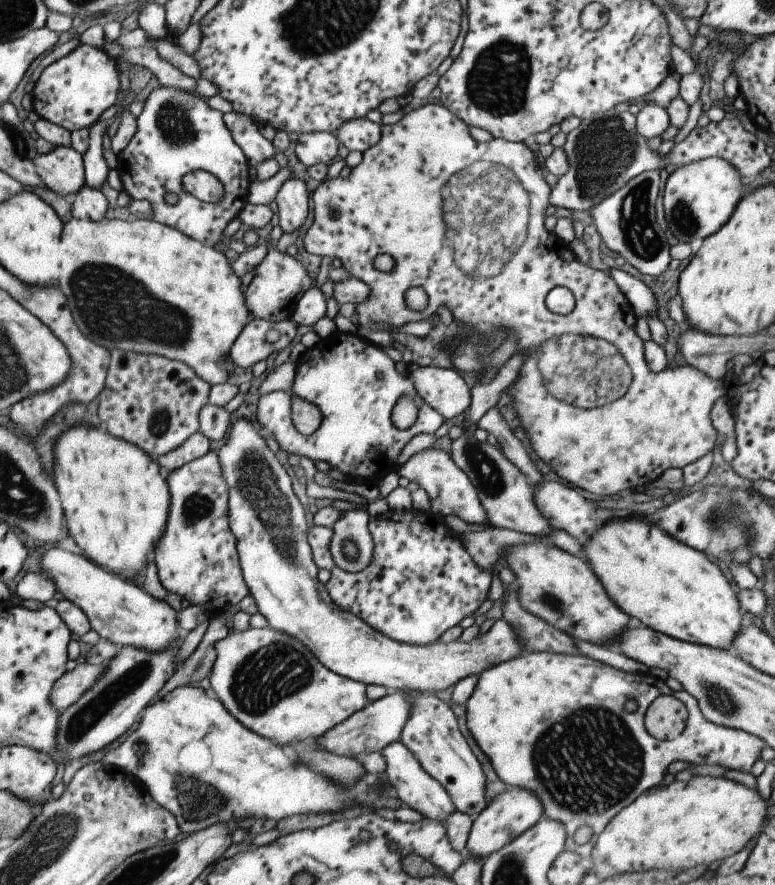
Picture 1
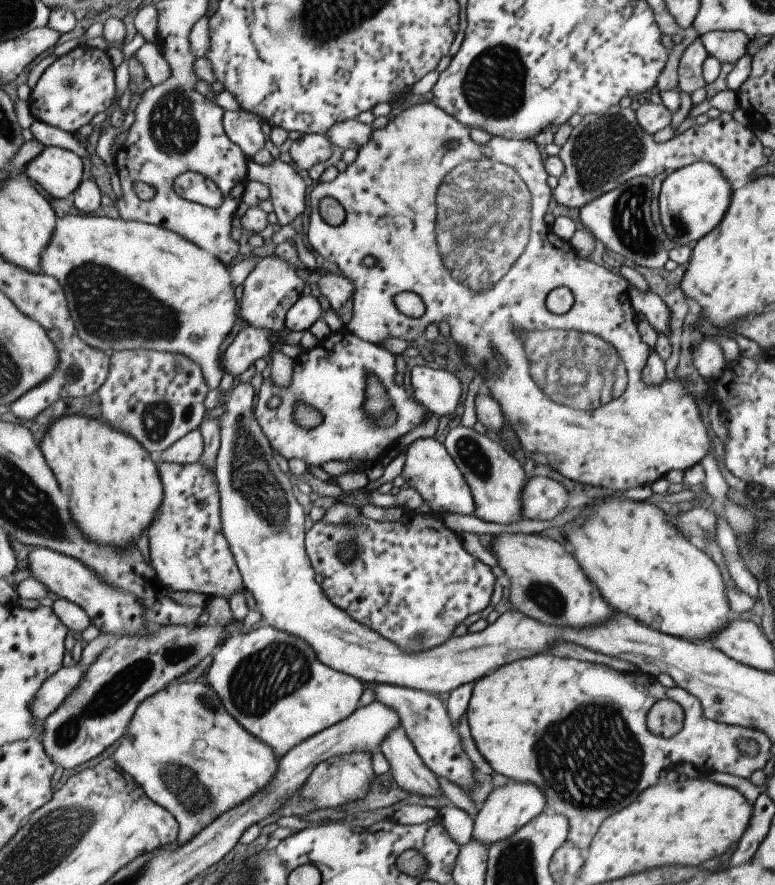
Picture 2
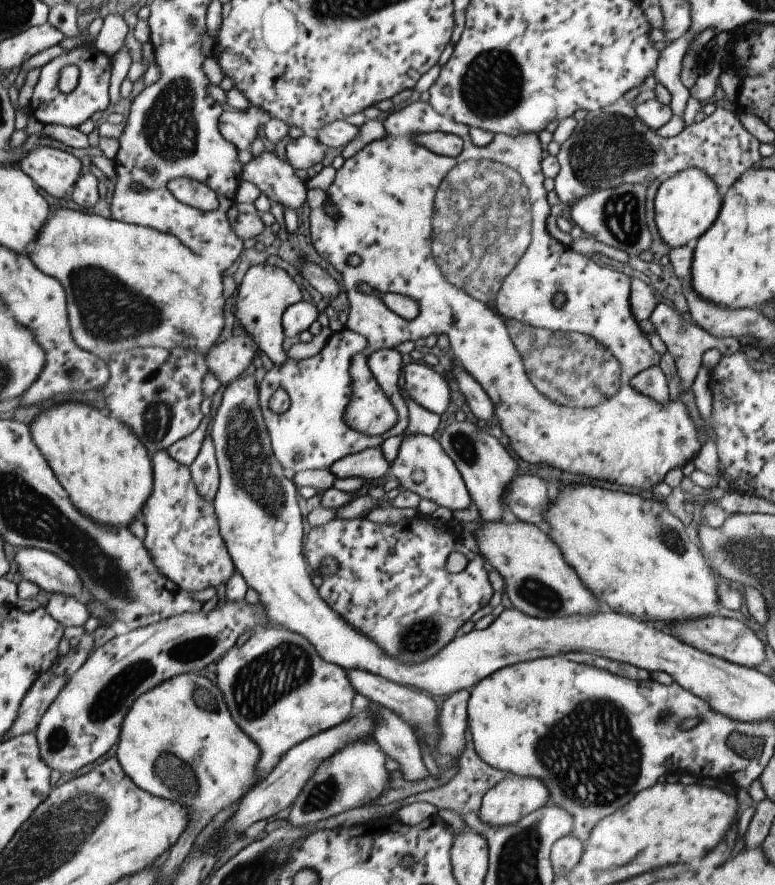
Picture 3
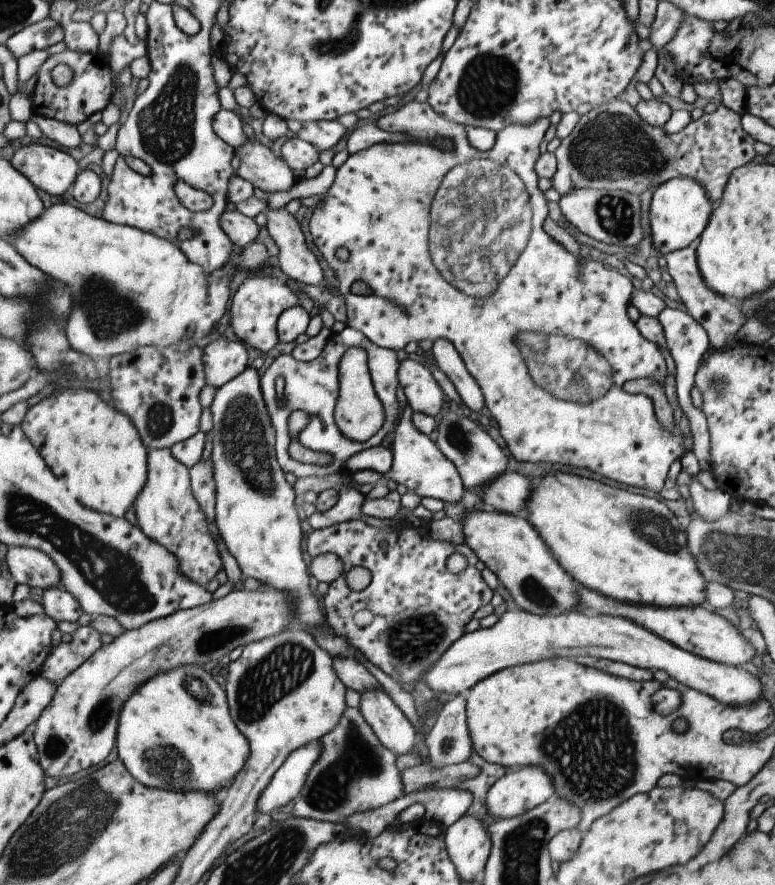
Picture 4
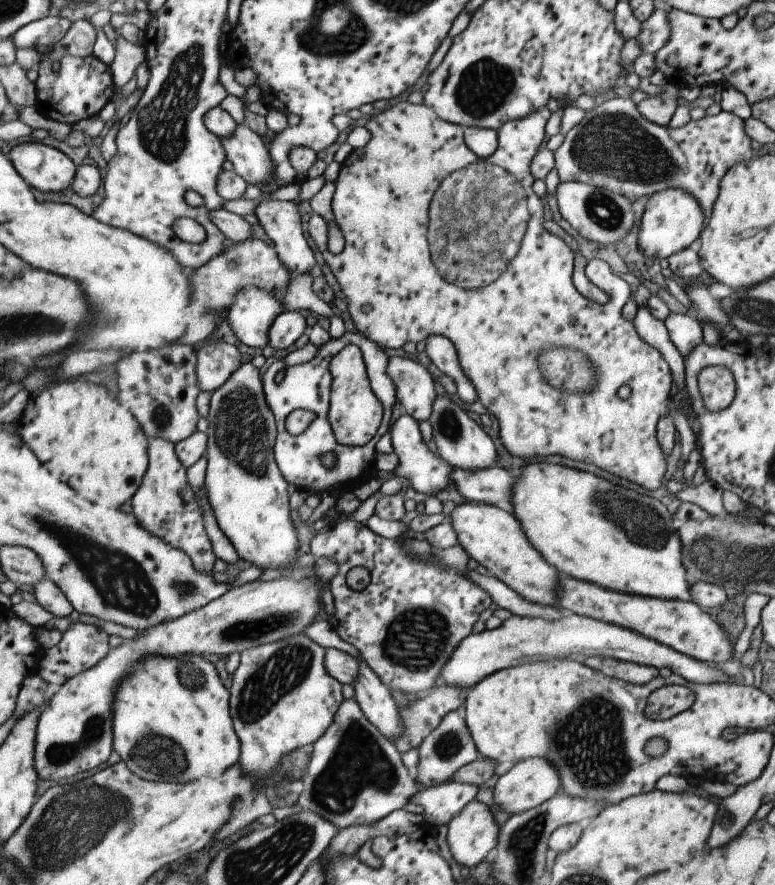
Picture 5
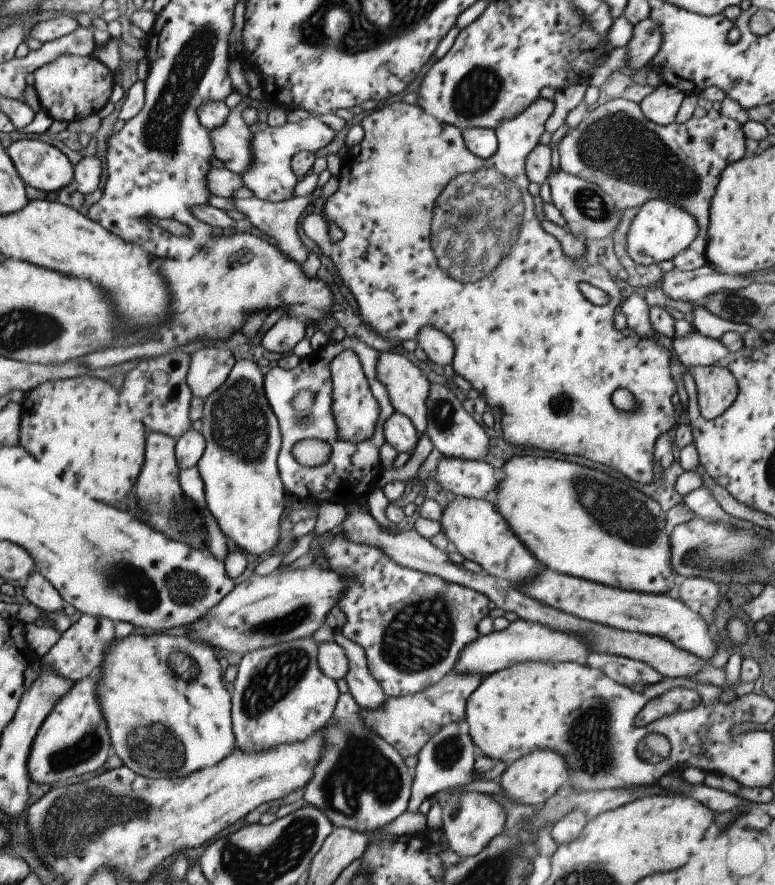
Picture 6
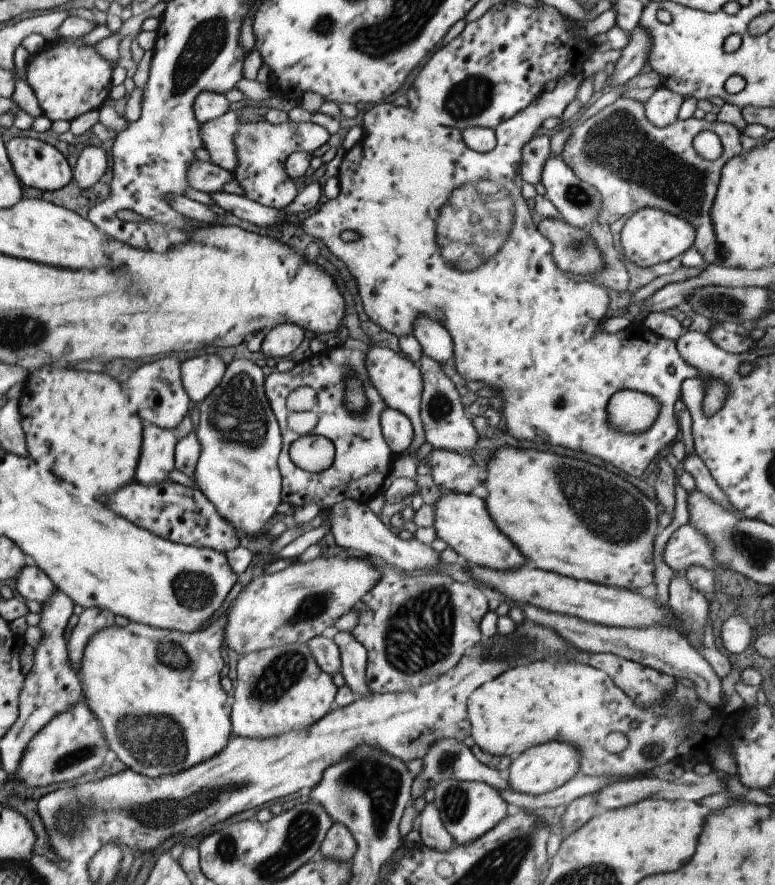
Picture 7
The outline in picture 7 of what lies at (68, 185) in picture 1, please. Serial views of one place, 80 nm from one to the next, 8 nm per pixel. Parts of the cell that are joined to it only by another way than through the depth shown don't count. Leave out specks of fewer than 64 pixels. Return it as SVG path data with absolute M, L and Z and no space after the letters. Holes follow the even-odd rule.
M13 136L4 143L17 180L43 192L57 190L72 178L65 158L53 146L31 137Z

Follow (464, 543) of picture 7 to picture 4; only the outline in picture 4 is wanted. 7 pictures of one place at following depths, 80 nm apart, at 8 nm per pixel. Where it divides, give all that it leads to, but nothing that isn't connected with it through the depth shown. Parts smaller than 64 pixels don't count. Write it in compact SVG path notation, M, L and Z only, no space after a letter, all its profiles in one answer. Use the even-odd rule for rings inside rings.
M487 508L486 510L467 510L462 514L459 522L464 538L463 543L471 549L478 560L483 562L485 567L496 575L500 586L509 591L517 608L534 615L552 617L557 616L561 610L573 608L577 604L577 598L573 592L573 579L549 556L547 546L533 532L527 520Z

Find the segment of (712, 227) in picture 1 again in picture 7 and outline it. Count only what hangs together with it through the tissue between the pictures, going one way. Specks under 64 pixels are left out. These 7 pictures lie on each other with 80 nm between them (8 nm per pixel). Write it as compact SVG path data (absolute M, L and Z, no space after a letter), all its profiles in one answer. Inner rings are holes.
M645 207L629 215L620 228L620 244L625 260L645 269L659 262L667 262L692 246L694 230L682 218Z

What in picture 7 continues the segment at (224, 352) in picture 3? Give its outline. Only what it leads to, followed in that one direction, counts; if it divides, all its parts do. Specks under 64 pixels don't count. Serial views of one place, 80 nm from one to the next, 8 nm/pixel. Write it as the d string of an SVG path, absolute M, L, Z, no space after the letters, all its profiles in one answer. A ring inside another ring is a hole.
M201 354L180 362L180 381L191 406L203 400L210 390L221 380L226 365L211 354Z

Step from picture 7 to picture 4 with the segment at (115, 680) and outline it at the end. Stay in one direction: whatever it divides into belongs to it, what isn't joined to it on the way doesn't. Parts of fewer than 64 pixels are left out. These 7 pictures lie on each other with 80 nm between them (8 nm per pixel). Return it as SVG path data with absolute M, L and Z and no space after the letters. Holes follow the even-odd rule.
M189 663L150 676L147 681L141 683L140 686L125 699L124 704L121 705L120 711L118 712L114 744L118 759L123 763L126 771L137 780L138 783L148 787L170 791L201 791L206 795L215 796L220 794L225 788L228 788L232 780L236 778L240 768L244 766L245 759L248 758L247 740L245 740L245 737L237 730L235 723L232 721L226 701L226 694L220 680L213 678L209 674L208 667L200 667L199 665Z

